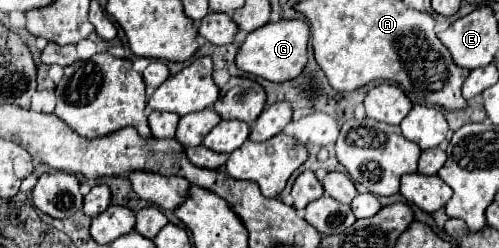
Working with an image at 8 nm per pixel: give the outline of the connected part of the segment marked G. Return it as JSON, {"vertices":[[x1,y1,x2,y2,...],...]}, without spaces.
{"vertices":[[279,20,269,22,251,34,247,34,245,42,239,46,235,64,239,70,267,78,271,82,293,80,301,74,307,62,307,40,309,40,309,26,303,20]]}

